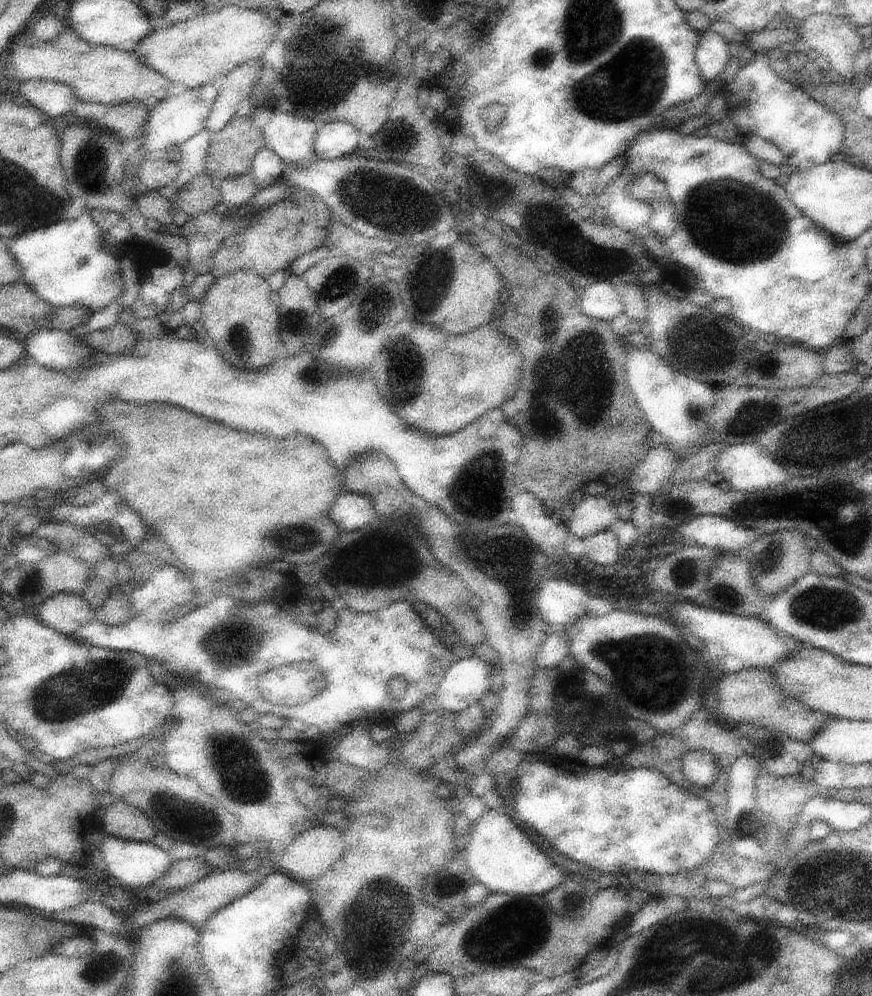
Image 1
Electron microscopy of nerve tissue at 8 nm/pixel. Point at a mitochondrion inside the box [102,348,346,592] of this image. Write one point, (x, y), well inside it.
(293, 533)

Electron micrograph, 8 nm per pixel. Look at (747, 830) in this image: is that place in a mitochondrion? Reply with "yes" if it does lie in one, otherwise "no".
yes

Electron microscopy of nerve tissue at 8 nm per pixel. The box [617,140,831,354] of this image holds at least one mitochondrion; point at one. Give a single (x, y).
(720, 211)

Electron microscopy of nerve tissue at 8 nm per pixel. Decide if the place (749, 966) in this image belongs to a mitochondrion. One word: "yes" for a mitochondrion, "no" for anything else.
yes

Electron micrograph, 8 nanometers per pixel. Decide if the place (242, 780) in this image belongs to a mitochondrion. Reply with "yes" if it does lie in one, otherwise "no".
yes

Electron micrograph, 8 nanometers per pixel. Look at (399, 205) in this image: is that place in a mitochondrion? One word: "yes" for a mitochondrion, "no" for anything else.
yes

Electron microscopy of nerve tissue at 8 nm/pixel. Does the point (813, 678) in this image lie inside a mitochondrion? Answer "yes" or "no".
no

